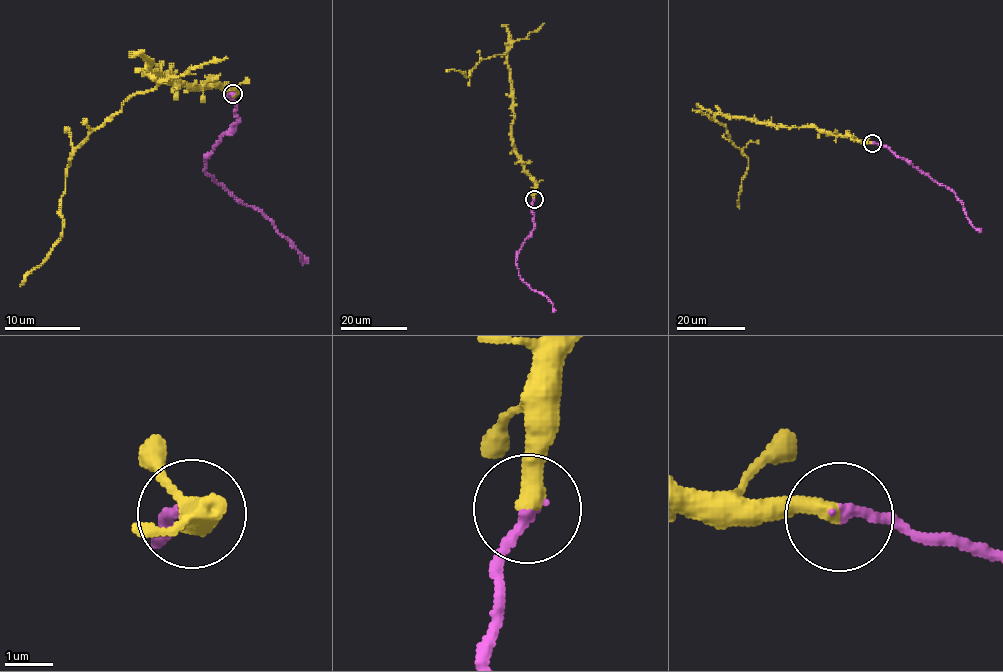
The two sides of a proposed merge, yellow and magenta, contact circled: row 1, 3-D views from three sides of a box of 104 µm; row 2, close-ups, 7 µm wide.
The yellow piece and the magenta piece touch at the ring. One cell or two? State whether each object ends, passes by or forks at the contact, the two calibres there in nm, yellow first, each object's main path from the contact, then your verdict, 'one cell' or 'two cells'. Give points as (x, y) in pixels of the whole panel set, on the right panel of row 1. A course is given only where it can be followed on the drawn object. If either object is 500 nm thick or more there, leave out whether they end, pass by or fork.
yellow ends there; magenta ends there; 400 nm thick on the yellow side, 240 nm on the other; yellow runs (872, 143), (829, 134), (815, 127), (771, 126), (716, 114), (730, 141), (748, 158), (739, 209); magenta runs (872, 143), (885, 145), (937, 183), (949, 188), (963, 204), (966, 216), (980, 231); two cells

